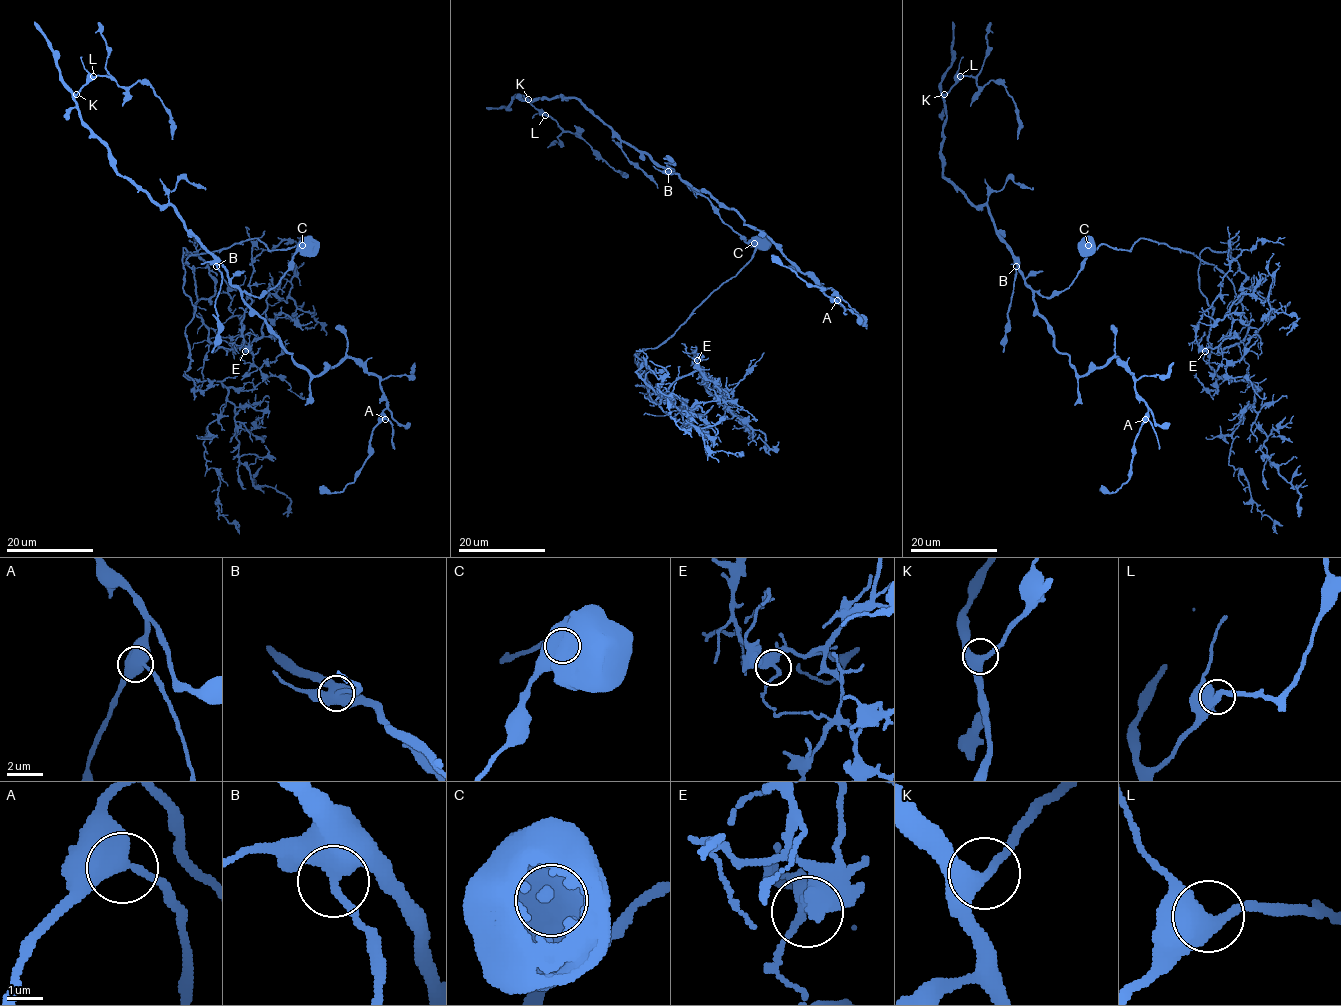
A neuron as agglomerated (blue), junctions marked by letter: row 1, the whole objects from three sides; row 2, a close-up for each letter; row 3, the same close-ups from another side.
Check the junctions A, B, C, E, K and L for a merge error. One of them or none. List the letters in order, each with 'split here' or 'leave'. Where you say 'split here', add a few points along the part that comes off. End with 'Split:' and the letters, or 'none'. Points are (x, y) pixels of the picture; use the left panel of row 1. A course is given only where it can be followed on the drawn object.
A: leave
B: leave
C: split here; course (302, 245), (272, 288), (241, 292), (171, 206), (117, 171), (74, 96), (97, 75), (146, 82), (173, 139)
E: leave
K: leave
L: leave
Split: C

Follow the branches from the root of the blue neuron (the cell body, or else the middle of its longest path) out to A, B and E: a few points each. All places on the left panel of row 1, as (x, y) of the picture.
A: (310, 245), (275, 285), (243, 300), (314, 375), (346, 358), (372, 372), (385, 419)
B: (310, 245), (294, 255), (292, 267), (260, 296), (241, 292), (216, 266)
E: (310, 245), (270, 250), (248, 238), (186, 260), (194, 312), (208, 338), (245, 351)

